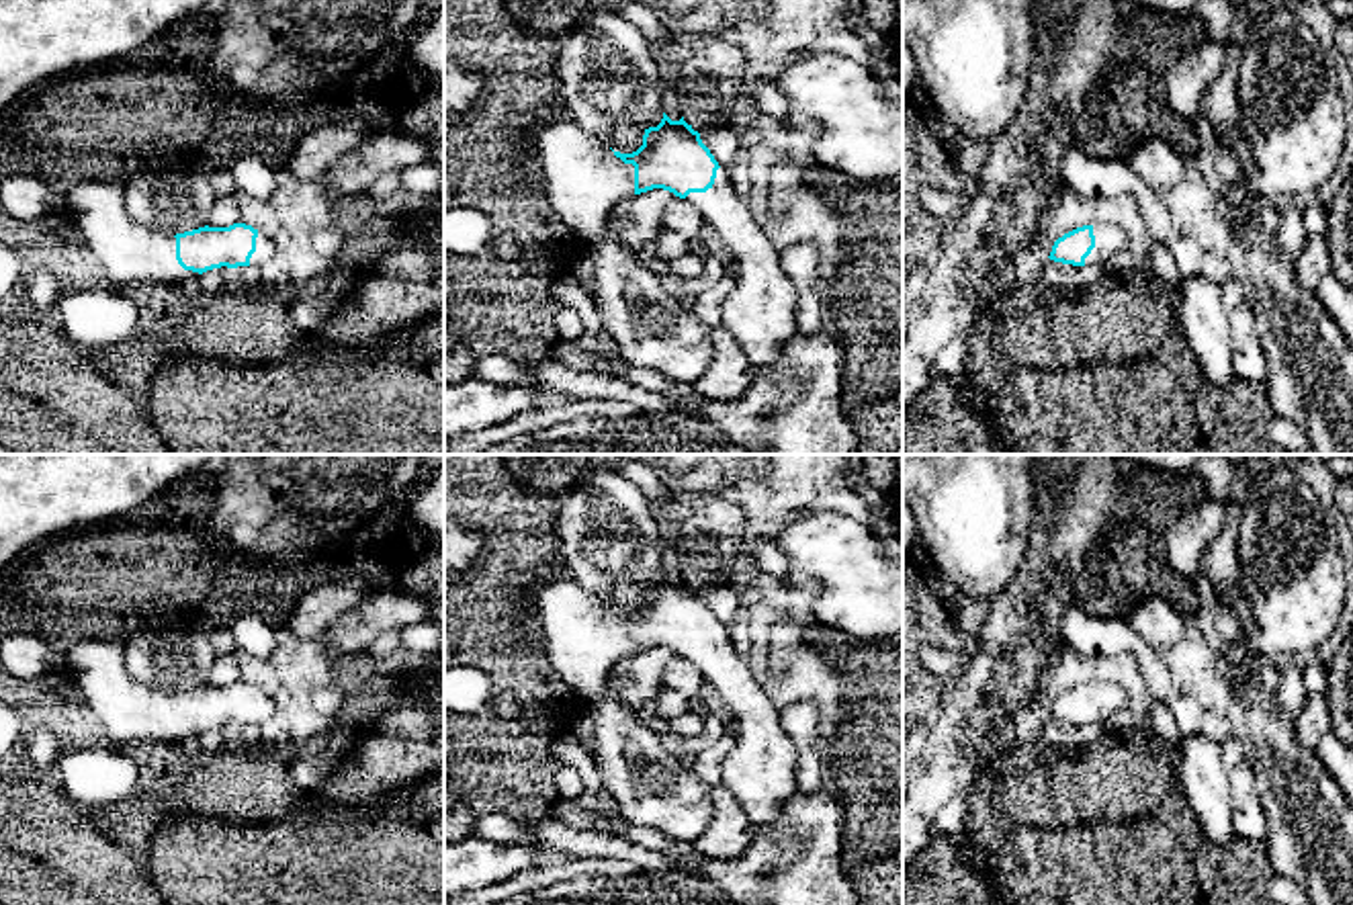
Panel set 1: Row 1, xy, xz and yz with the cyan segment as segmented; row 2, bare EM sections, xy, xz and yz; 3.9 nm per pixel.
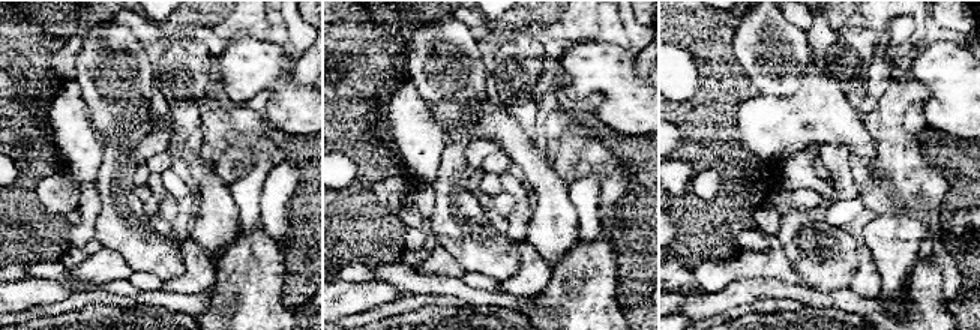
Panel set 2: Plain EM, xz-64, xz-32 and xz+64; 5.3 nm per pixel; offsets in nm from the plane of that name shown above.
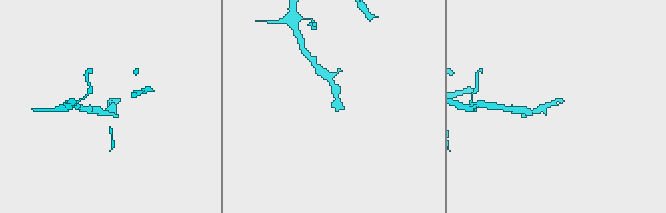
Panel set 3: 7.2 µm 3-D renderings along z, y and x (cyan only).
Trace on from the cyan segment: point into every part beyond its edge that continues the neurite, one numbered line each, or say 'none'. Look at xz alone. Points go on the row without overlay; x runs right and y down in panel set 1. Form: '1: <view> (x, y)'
1: xz (584, 639)
2: xz (760, 770)

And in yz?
1: yz (1112, 701)

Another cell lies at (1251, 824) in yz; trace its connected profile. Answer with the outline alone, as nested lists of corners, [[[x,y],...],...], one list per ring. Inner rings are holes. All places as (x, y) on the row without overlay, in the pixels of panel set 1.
[[[1226,739],[1220,745],[1224,753],[1224,766],[1230,778],[1236,835],[1245,842],[1263,844],[1269,831],[1269,823],[1257,792],[1255,772],[1251,770],[1236,739]]]

